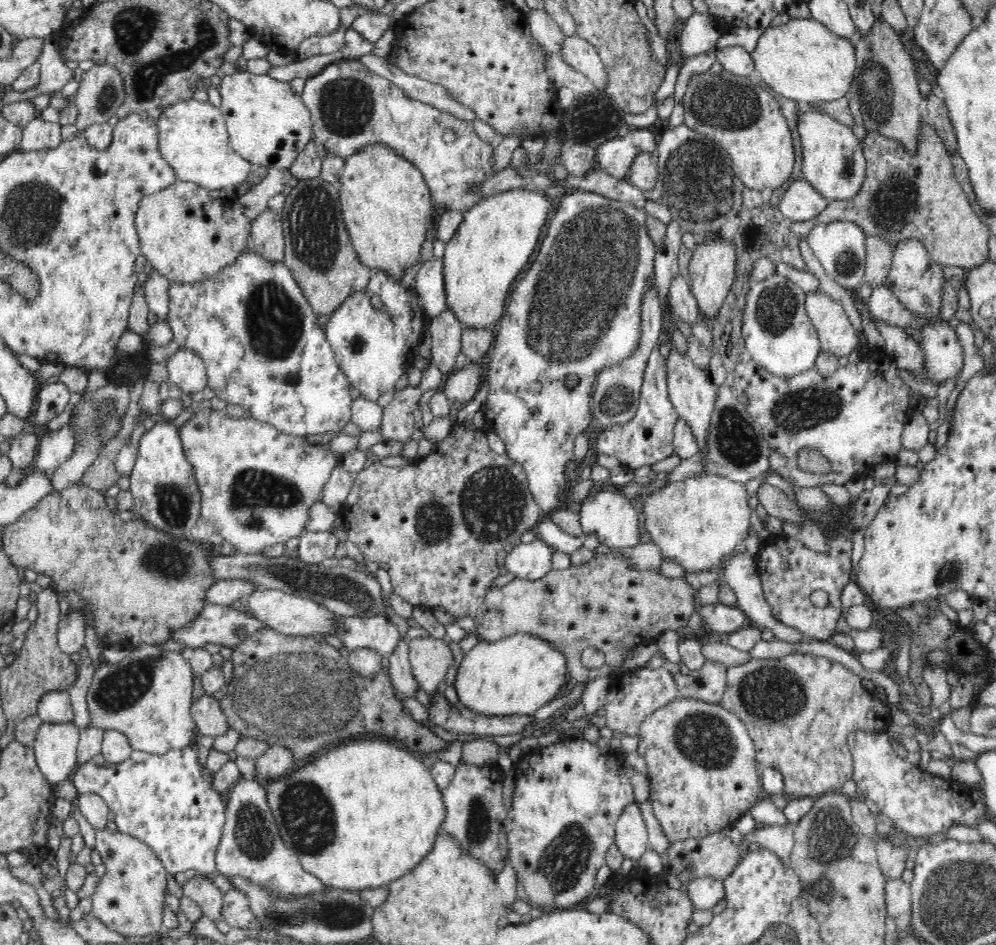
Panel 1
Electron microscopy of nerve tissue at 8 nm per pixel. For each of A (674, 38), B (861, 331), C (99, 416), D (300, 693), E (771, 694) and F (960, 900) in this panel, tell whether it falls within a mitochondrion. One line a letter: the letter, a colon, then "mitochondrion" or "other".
A: other
B: other
C: mitochondrion
D: mitochondrion
E: mitochondrion
F: mitochondrion

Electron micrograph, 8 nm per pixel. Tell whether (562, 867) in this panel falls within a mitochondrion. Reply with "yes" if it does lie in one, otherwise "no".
yes

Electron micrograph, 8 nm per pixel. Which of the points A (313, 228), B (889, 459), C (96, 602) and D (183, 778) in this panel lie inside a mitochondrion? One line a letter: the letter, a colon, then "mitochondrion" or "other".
A: mitochondrion
B: other
C: other
D: other

